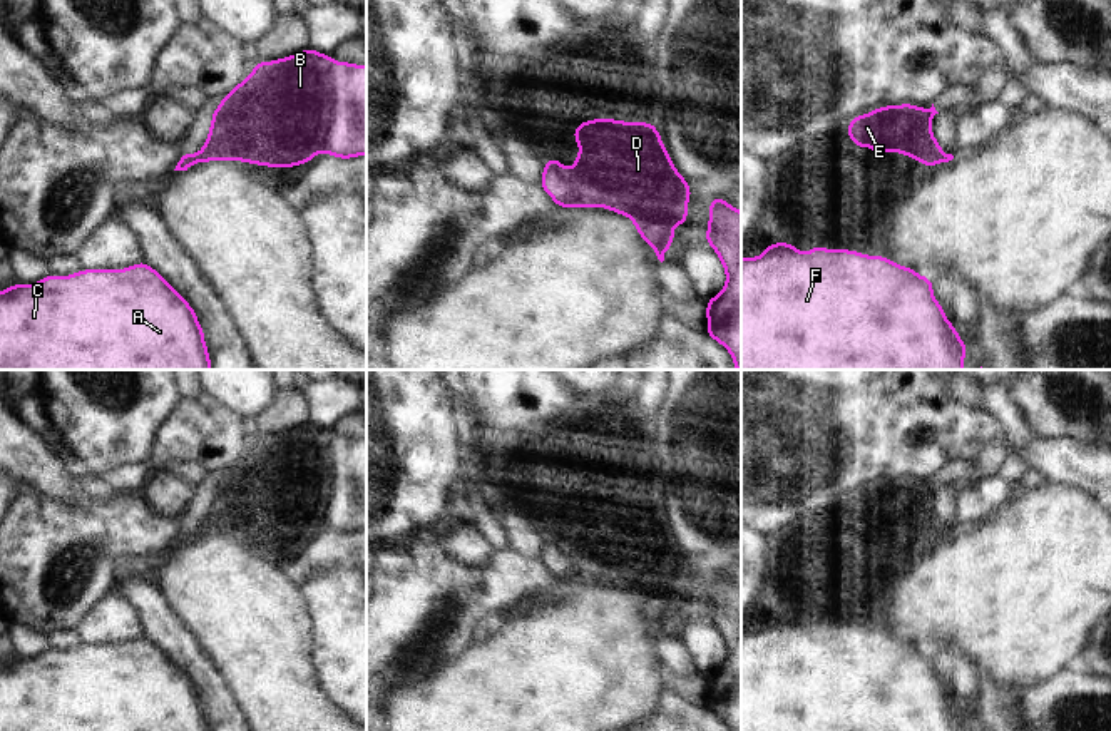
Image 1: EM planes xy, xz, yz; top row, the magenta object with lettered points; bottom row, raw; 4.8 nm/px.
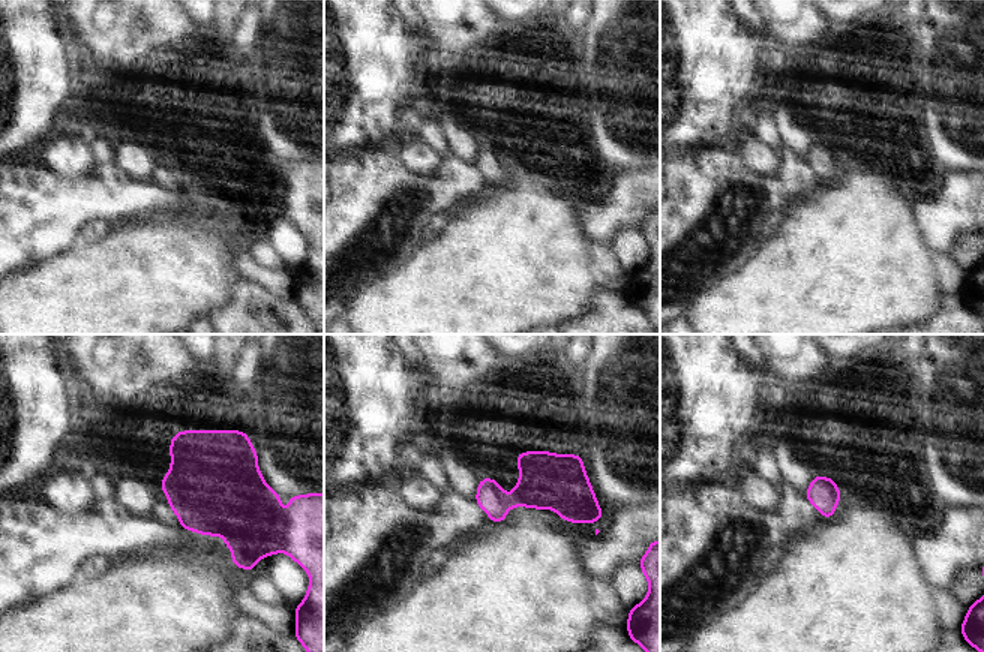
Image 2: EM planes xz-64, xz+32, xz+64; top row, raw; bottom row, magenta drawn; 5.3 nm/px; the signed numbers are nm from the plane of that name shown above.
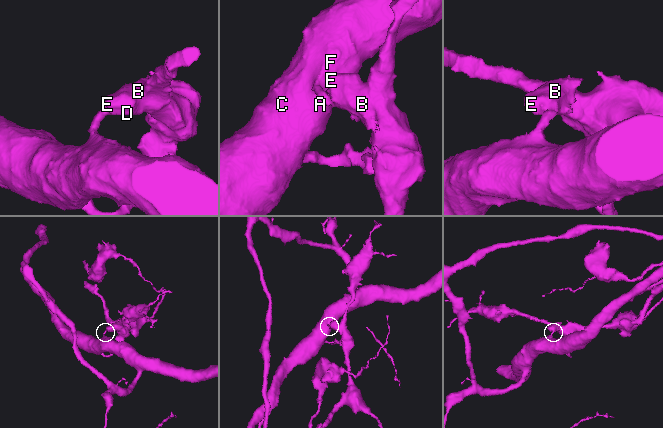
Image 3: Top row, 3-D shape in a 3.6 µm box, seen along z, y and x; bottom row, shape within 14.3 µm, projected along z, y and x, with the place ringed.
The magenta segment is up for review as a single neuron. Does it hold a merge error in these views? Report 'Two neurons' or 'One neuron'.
Two neurons.

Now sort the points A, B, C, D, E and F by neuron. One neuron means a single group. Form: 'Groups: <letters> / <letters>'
Groups: A C F / B D E.

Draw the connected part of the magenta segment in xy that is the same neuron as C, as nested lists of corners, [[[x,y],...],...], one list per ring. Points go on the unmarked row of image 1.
[[[144,636],[125,644],[80,644],[70,651],[47,649],[30,661],[13,657],[0,667],[0,731],[209,731],[204,704],[187,674]]]

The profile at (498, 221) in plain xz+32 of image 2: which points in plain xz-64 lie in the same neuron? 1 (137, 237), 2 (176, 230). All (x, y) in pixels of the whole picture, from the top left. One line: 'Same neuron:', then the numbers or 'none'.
Same neuron: 1, 2

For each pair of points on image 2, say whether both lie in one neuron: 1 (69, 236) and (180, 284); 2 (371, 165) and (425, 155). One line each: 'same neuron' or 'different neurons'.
1: different neurons
2: different neurons

